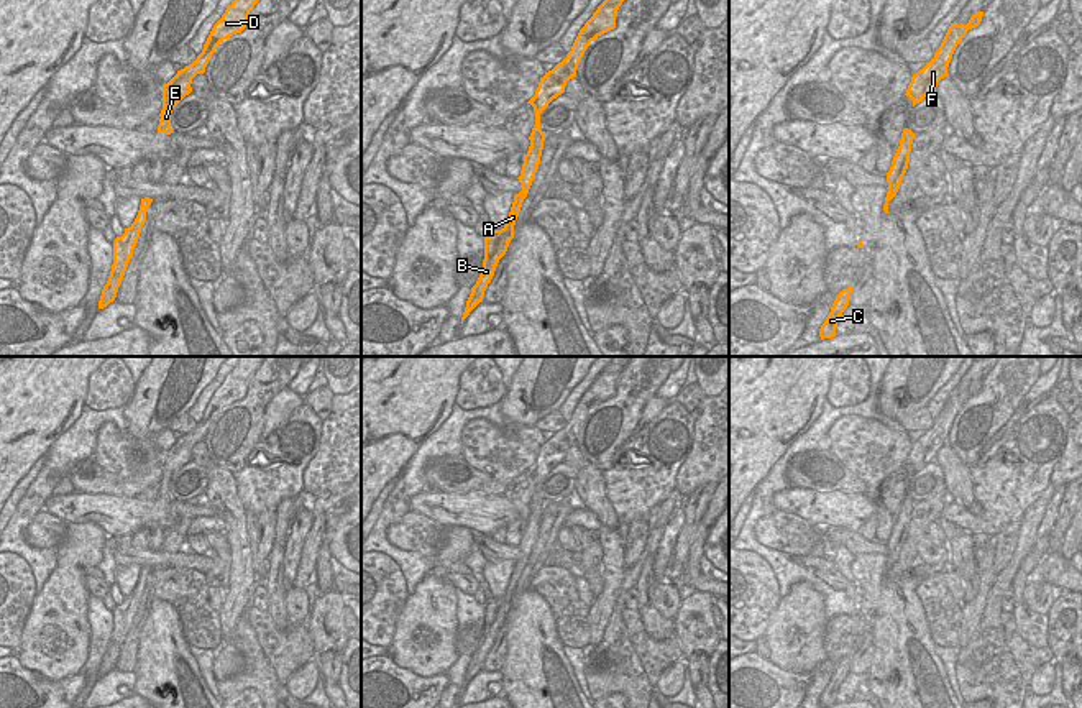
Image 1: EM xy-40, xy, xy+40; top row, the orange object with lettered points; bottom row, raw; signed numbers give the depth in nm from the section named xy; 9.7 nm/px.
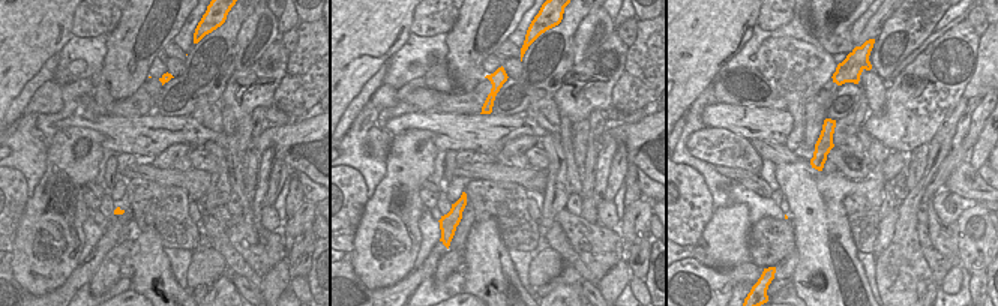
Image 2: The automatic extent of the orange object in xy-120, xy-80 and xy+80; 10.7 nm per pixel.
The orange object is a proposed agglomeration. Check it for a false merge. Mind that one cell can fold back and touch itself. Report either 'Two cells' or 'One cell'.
One cell.

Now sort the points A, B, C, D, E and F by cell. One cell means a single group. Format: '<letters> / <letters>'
A B C D E F

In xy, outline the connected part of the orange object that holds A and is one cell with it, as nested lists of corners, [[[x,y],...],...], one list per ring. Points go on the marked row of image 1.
[[[604,0],[593,16],[585,23],[580,30],[571,51],[566,57],[558,62],[552,71],[545,72],[540,77],[535,95],[527,102],[534,107],[535,112],[535,125],[529,136],[530,146],[524,154],[524,164],[520,176],[517,177],[522,184],[522,191],[514,195],[514,202],[507,217],[506,225],[501,230],[493,230],[484,238],[484,260],[481,274],[476,284],[471,287],[471,294],[466,301],[466,307],[461,317],[463,320],[470,315],[470,312],[483,302],[484,291],[491,283],[496,266],[499,260],[506,255],[511,240],[514,238],[514,225],[519,217],[524,199],[529,194],[532,181],[540,164],[540,156],[545,141],[545,131],[540,130],[540,113],[548,107],[548,103],[565,92],[565,85],[570,79],[576,77],[578,64],[588,49],[588,46],[601,34],[616,28],[617,10],[624,0]]]

